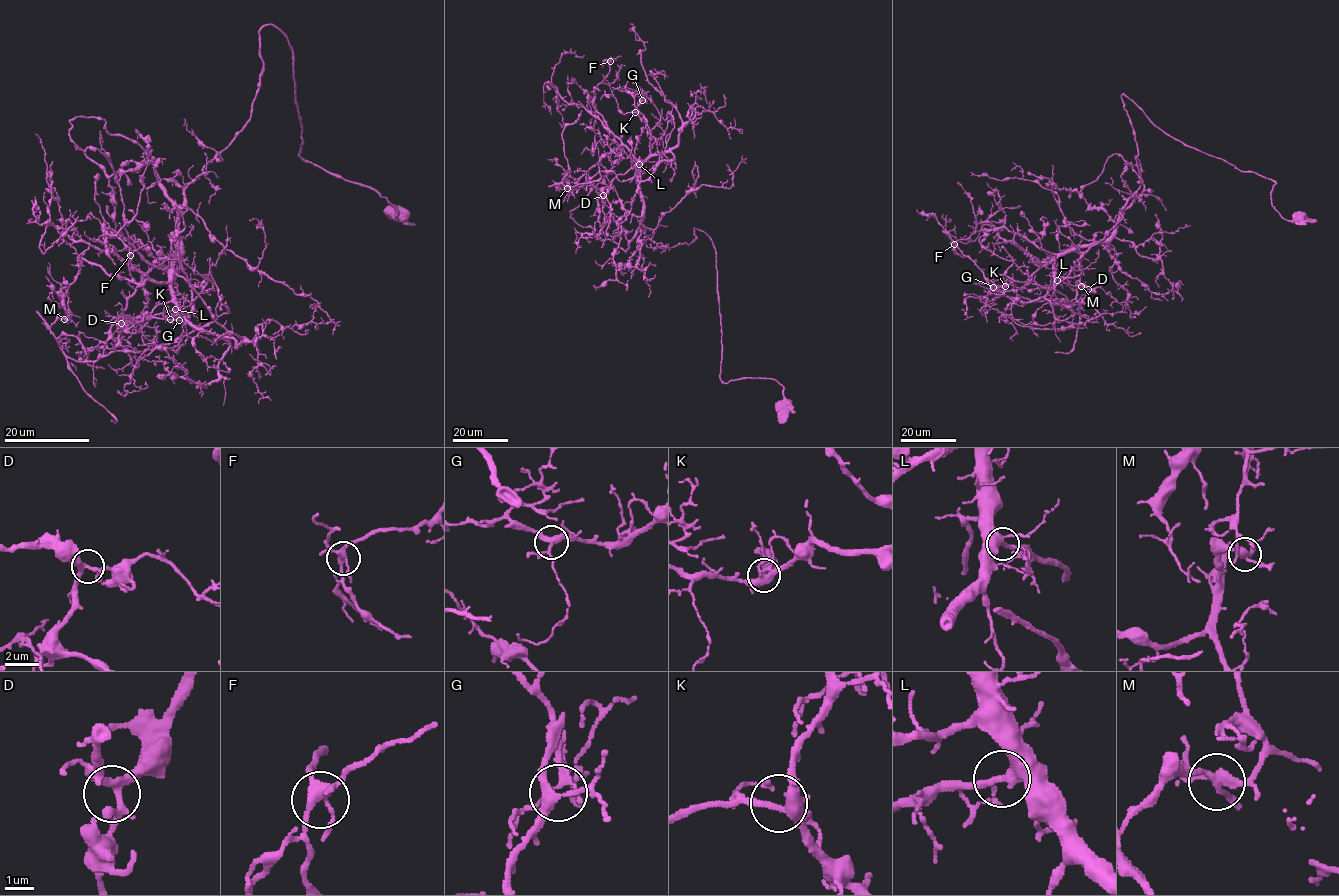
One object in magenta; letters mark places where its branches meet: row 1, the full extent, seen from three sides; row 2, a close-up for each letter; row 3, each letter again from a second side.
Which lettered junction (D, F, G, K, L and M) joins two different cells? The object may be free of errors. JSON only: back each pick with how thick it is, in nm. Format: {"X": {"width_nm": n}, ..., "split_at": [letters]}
{"M": {"width_nm": 280}, "split_at": ["M"]}

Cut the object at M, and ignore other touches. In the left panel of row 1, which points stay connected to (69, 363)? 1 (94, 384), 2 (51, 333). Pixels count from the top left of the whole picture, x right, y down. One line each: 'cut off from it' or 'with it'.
1: with it
2: with it

